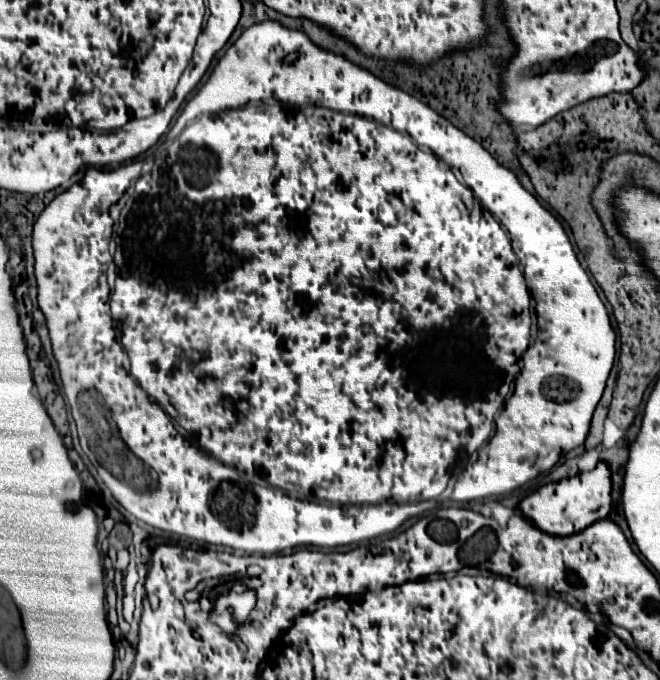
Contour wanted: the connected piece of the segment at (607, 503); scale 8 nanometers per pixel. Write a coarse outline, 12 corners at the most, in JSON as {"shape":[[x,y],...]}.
{"shape":[[610,470],[538,488],[518,504],[536,528],[570,536],[610,514]]}

